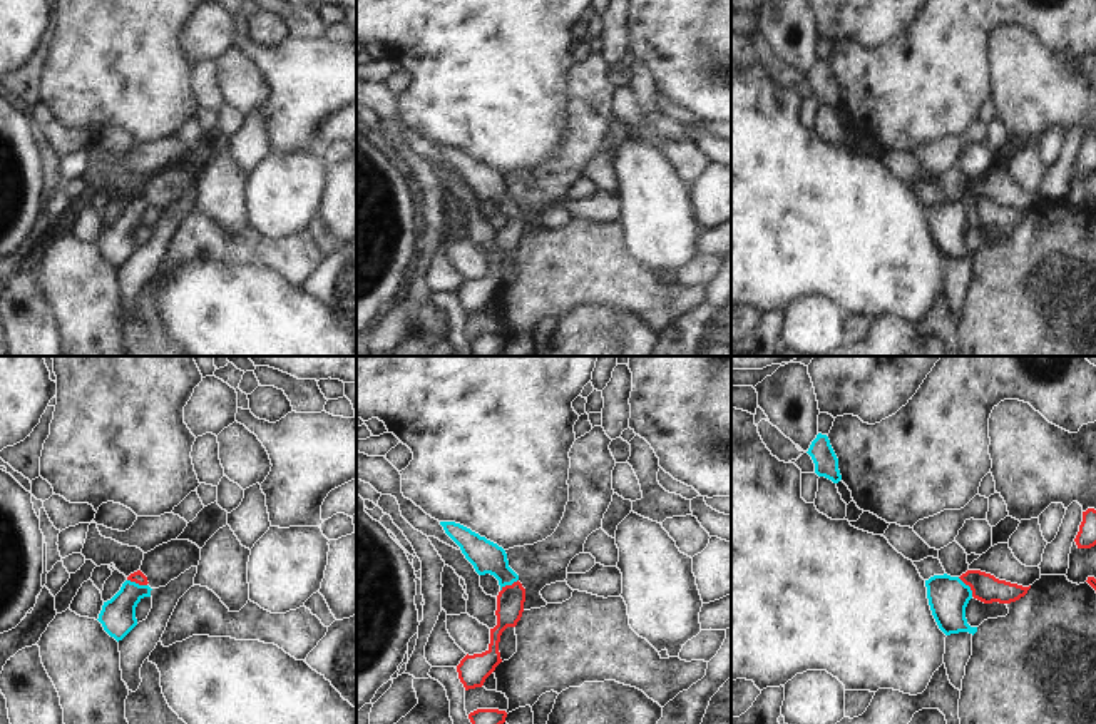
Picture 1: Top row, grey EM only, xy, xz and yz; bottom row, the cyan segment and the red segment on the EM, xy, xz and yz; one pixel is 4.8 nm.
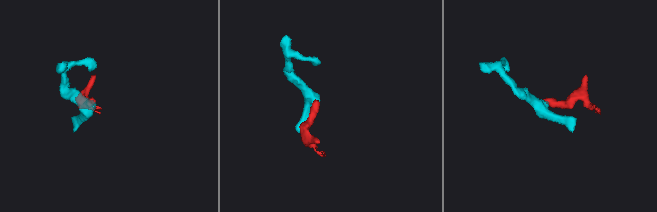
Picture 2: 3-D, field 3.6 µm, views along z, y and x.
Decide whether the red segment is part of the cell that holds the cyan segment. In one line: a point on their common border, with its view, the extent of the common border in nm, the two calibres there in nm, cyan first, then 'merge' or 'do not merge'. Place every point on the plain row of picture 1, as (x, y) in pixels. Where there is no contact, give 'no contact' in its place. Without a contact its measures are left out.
meets cyan in yz at (967, 211); contact 120 nm long; 190 nm thick on the cyan side, 140 nm on the other; merge

